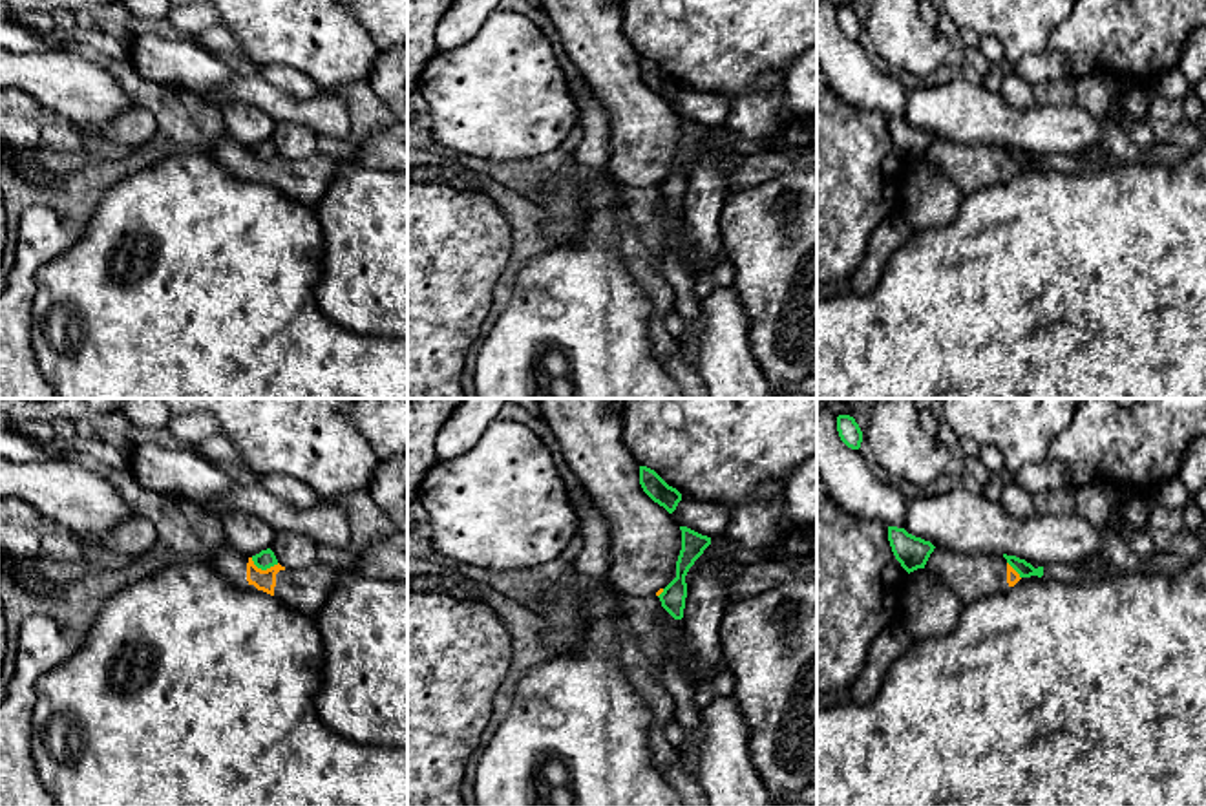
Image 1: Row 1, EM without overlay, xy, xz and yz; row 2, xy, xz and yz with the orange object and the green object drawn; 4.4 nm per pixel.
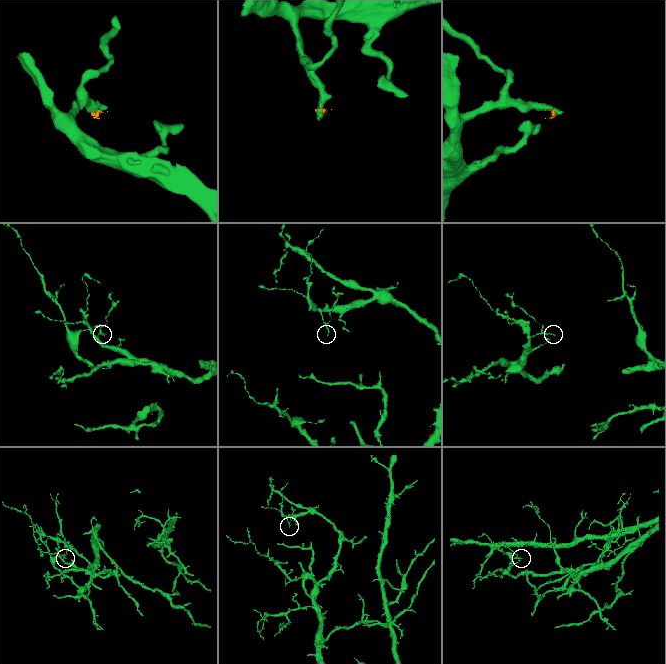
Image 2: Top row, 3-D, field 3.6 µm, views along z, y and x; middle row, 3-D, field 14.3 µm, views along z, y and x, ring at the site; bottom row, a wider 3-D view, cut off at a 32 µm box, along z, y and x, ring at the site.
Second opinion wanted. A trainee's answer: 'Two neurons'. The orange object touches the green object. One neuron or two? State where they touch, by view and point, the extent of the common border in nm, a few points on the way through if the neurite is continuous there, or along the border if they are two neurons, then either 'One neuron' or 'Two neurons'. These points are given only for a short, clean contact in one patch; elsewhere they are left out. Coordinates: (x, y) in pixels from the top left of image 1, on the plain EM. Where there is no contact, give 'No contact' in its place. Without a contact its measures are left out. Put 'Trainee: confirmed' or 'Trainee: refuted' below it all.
Touches orange at xy (264, 161). Shared border 130 nm. Two neurons
Trainee: confirmed

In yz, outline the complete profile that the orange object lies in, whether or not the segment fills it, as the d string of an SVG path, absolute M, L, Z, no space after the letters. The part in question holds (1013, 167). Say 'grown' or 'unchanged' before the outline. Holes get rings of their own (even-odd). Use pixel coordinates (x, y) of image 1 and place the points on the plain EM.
grown; M934 139L925 161L948 175L963 196L1009 181L1021 170L1003 144L961 144Z

